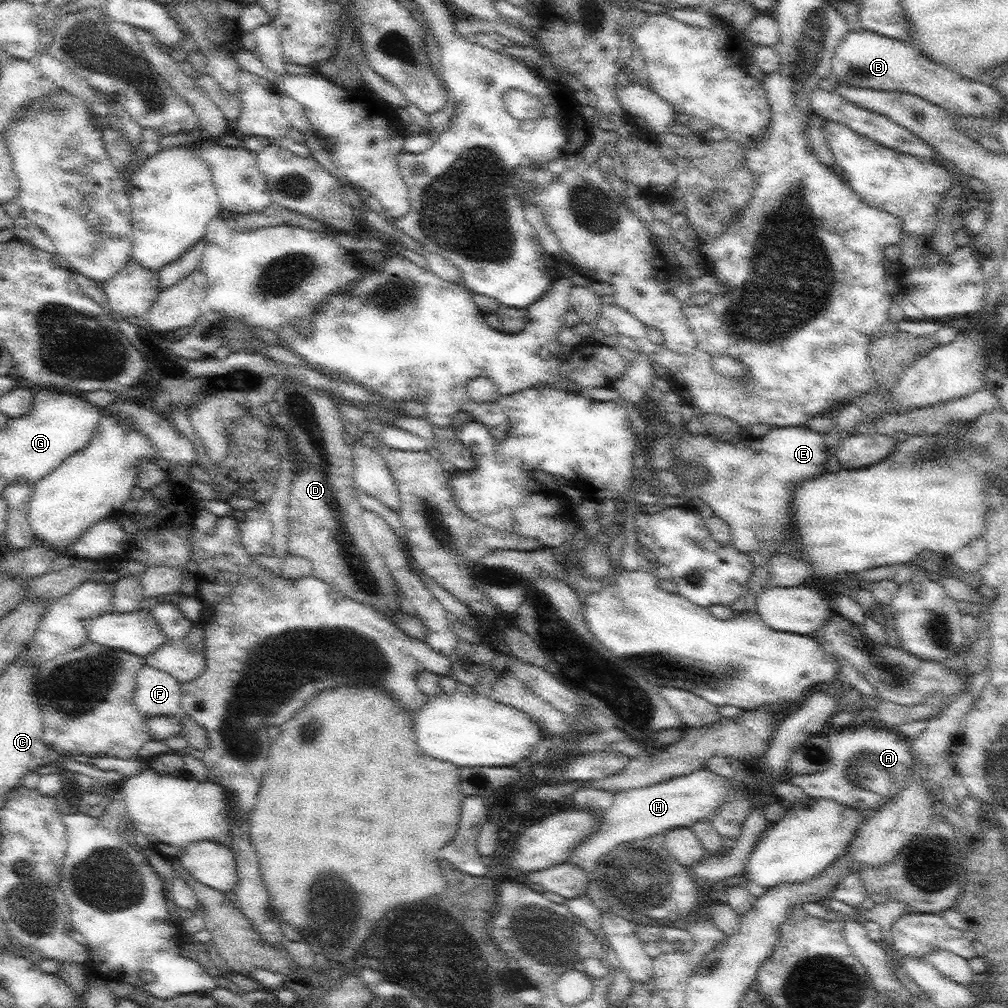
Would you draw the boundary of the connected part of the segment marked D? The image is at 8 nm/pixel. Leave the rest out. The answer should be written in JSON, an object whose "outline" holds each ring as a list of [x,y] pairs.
{"outline":[[[290,376],[286,378],[285,384],[280,384],[280,388],[275,394],[275,400],[284,413],[290,417],[288,424],[292,430],[291,435],[294,437],[299,453],[305,457],[305,461],[310,465],[309,468],[297,472],[291,485],[287,514],[288,552],[290,555],[308,558],[308,561],[312,562],[311,575],[335,586],[348,598],[371,604],[377,611],[384,612],[384,614],[388,610],[390,612],[398,610],[398,594],[396,592],[398,592],[399,585],[390,573],[384,557],[372,542],[364,526],[364,519],[362,519],[365,509],[357,498],[357,484],[355,483],[353,466],[354,454],[346,442],[346,422],[339,409],[340,400],[328,390],[322,390],[316,386],[306,386],[300,380],[290,382]]]}

